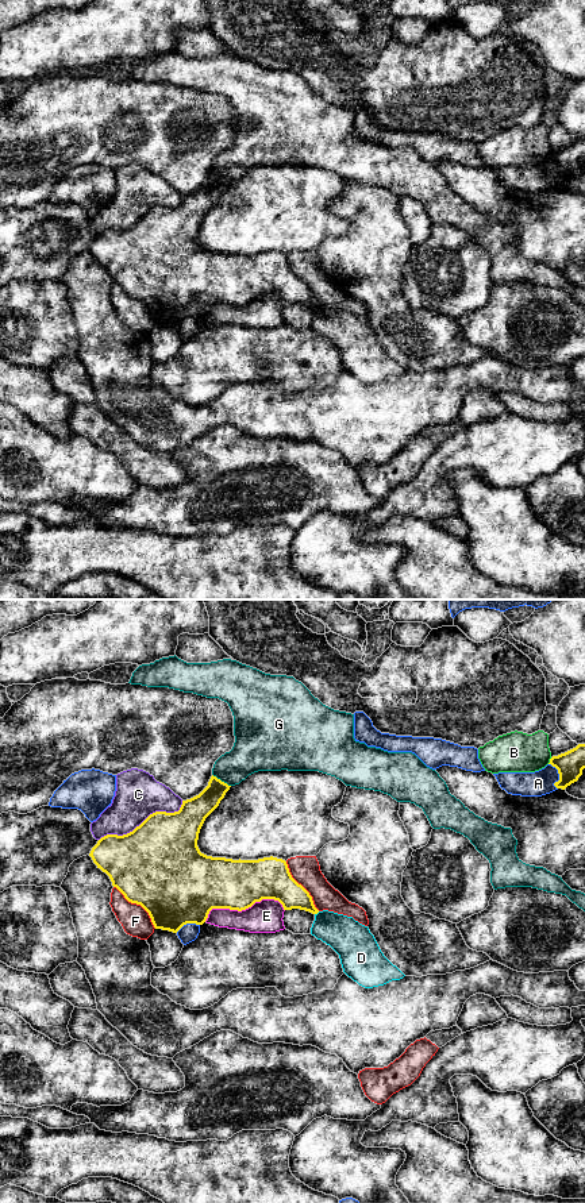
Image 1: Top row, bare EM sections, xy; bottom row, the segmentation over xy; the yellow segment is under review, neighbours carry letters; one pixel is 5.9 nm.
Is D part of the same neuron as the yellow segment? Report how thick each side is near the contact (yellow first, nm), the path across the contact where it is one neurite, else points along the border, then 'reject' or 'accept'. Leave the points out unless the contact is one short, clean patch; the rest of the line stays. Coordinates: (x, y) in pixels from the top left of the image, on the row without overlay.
calibres 160 and 220 nm; border xy (319, 307), (315, 309); reject

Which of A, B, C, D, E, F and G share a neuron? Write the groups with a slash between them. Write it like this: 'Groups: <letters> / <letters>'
Groups: A / B / C / D / E / F / G

